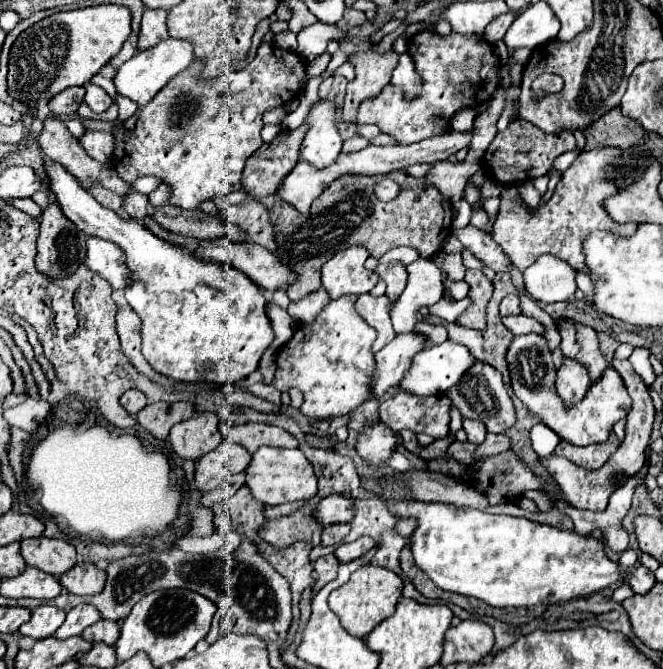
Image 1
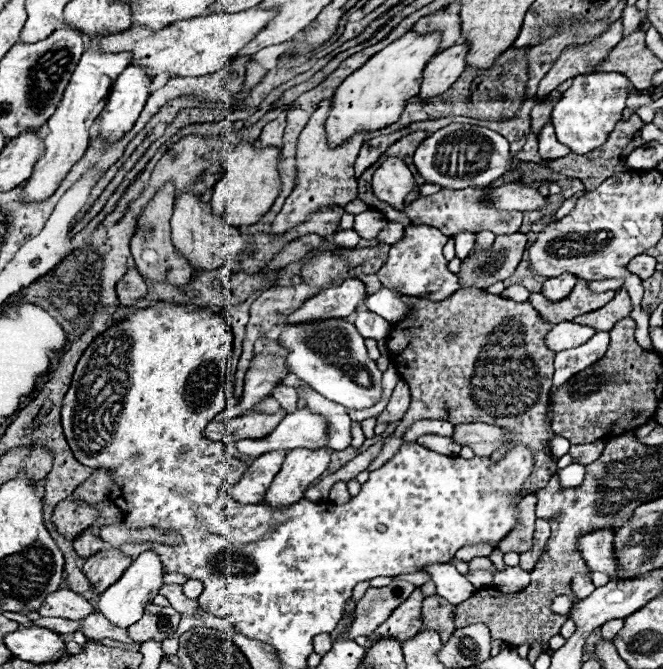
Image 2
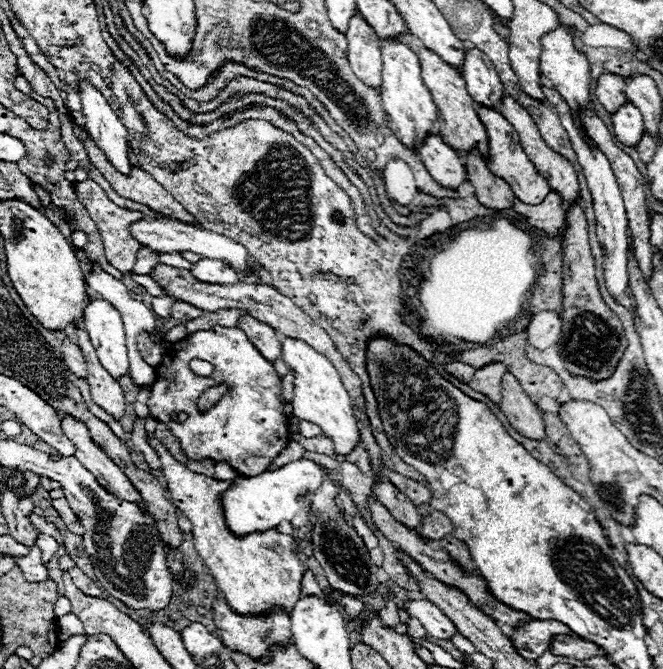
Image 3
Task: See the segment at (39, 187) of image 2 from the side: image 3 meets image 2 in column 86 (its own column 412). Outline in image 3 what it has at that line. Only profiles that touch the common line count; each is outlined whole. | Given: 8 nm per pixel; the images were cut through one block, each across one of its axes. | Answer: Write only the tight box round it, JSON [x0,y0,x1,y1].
[380,38,438,150]

